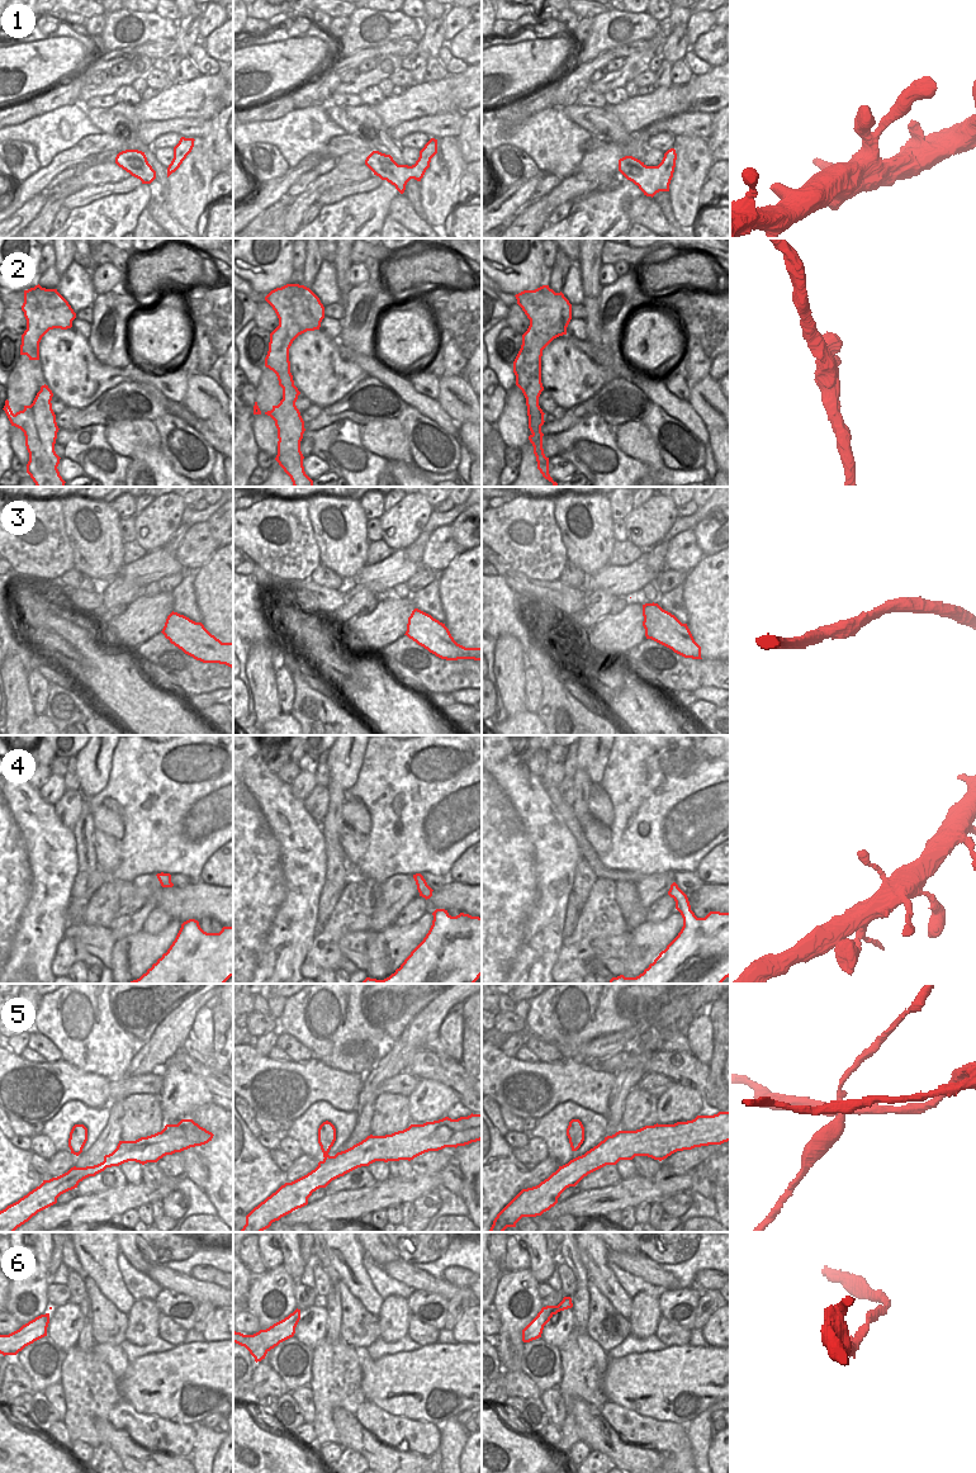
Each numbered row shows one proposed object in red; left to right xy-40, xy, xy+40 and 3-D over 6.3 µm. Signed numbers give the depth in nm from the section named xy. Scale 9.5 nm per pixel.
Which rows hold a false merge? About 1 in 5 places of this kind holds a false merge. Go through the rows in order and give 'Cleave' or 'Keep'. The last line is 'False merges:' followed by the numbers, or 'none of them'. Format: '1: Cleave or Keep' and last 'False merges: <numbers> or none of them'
1: Keep
2: Keep
3: Keep
4: Keep
5: Cleave
6: Keep
False merges: 5

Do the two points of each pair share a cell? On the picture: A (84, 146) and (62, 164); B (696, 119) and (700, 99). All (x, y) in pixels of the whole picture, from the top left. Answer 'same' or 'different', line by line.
A: same
B: different

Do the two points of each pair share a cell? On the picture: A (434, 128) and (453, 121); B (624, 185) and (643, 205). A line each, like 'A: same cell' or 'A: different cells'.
A: same cell
B: different cells

